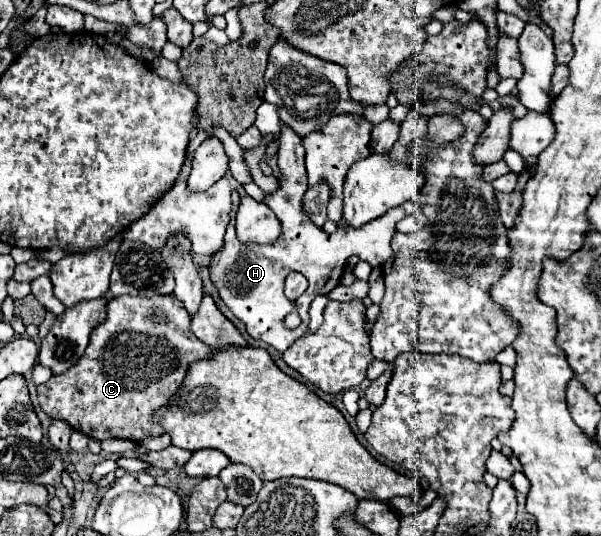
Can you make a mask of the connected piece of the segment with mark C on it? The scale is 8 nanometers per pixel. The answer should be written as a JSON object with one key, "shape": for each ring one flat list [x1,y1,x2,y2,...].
{"shape":[[173,294,169,296,117,296,107,302,107,318,91,332,91,342,77,362,77,366,69,368,61,376,51,376,49,382,37,388,39,406,51,418,59,418,71,424,73,430,83,432,95,440,107,438,129,438,143,440,147,436,163,434,161,426,153,424,151,414,169,402,169,396,179,388,183,376,187,372,189,362,209,358,213,350,197,340,197,336,189,328,191,316,185,312,181,300]]}

